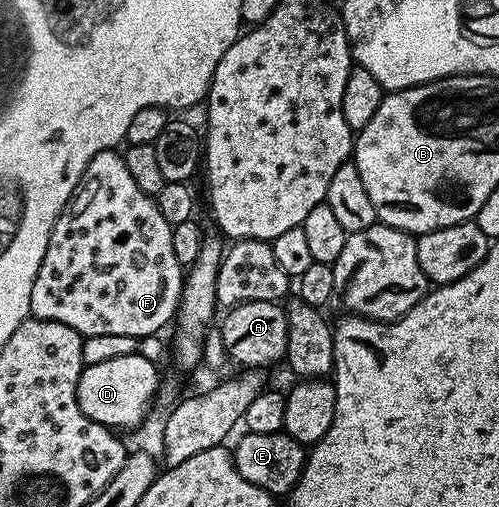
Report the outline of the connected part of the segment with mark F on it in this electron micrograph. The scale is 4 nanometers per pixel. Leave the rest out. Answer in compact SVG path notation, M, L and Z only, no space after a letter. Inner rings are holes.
M112 150L97 154L89 162L89 166L83 175L83 181L79 183L75 195L71 197L71 203L59 215L53 226L49 246L45 250L45 258L41 262L41 270L33 282L30 315L36 320L52 320L53 322L61 322L65 326L73 326L73 330L77 330L85 338L97 334L125 334L126 336L140 338L162 333L162 328L170 320L172 323L176 319L185 275L184 265L179 264L177 257L173 254L172 227L169 222L165 222L165 218L161 218L161 210L157 210L154 199L146 196L141 190L141 186L137 186L137 182L133 182L133 177L129 175L129 169L125 166L123 157L118 151Z

